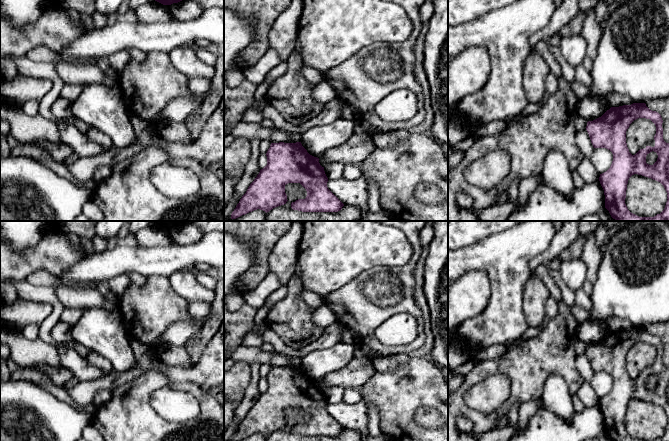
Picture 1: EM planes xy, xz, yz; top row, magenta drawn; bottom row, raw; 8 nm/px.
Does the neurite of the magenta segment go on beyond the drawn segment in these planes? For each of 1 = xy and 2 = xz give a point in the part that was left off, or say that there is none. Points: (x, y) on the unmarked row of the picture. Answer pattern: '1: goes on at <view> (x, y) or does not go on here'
1: does not go on here
2: does not go on here

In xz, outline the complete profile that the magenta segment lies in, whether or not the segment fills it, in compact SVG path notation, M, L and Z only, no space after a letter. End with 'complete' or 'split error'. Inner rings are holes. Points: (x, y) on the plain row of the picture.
M271 367L267 389L242 420L231 441L240 441L260 433L266 437L286 428L285 409L300 407L307 415L305 423L291 427L293 434L302 436L338 436L344 428L328 413L328 402L319 382L310 379L296 367Z; complete

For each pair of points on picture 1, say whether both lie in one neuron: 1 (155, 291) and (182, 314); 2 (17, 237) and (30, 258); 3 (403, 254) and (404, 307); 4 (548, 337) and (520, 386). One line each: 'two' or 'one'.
1: one
2: two
3: two
4: one

